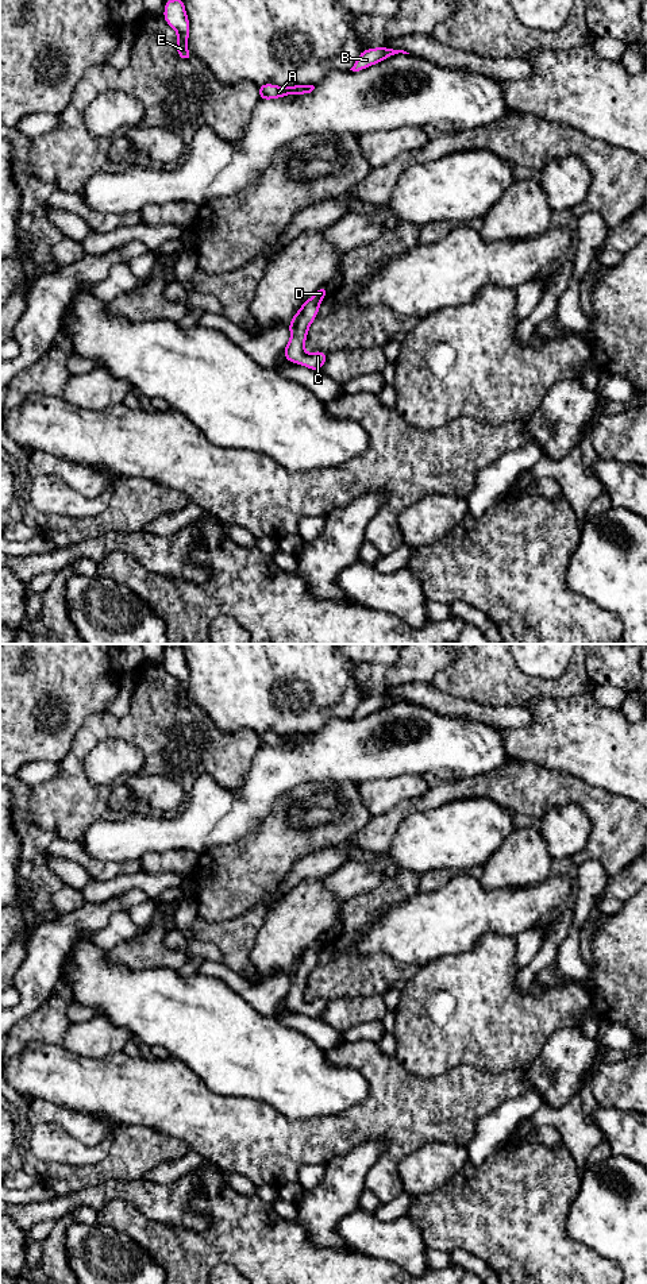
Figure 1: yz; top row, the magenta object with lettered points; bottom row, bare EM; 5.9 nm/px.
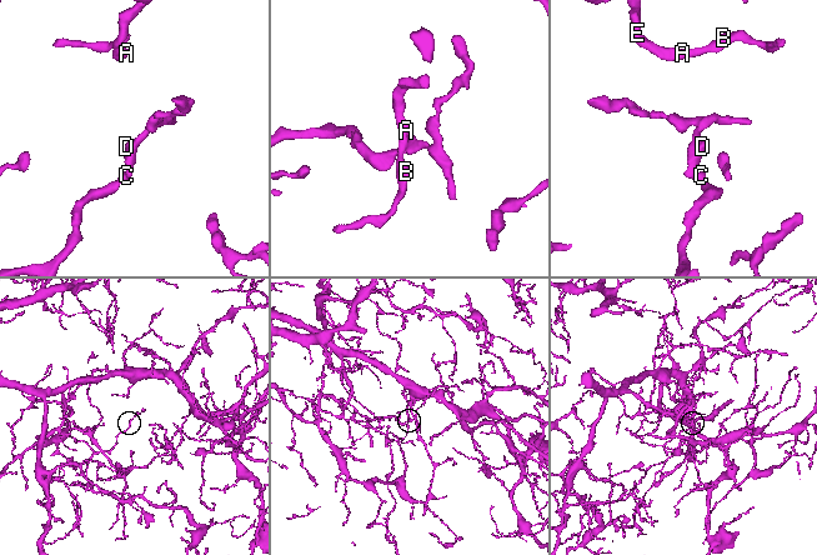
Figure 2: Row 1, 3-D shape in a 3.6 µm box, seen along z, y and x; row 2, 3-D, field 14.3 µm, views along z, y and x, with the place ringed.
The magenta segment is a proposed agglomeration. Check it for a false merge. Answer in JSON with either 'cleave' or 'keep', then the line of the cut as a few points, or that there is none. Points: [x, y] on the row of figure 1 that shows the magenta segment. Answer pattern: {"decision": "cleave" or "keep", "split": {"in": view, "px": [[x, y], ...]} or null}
{"decision": "keep", "split": null}

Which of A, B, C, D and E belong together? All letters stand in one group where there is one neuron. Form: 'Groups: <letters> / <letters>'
Groups: A B C D E

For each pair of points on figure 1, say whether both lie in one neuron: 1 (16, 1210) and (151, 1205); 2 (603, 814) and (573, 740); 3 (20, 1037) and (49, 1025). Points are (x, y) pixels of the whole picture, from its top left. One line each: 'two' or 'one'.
1: one
2: two
3: one

